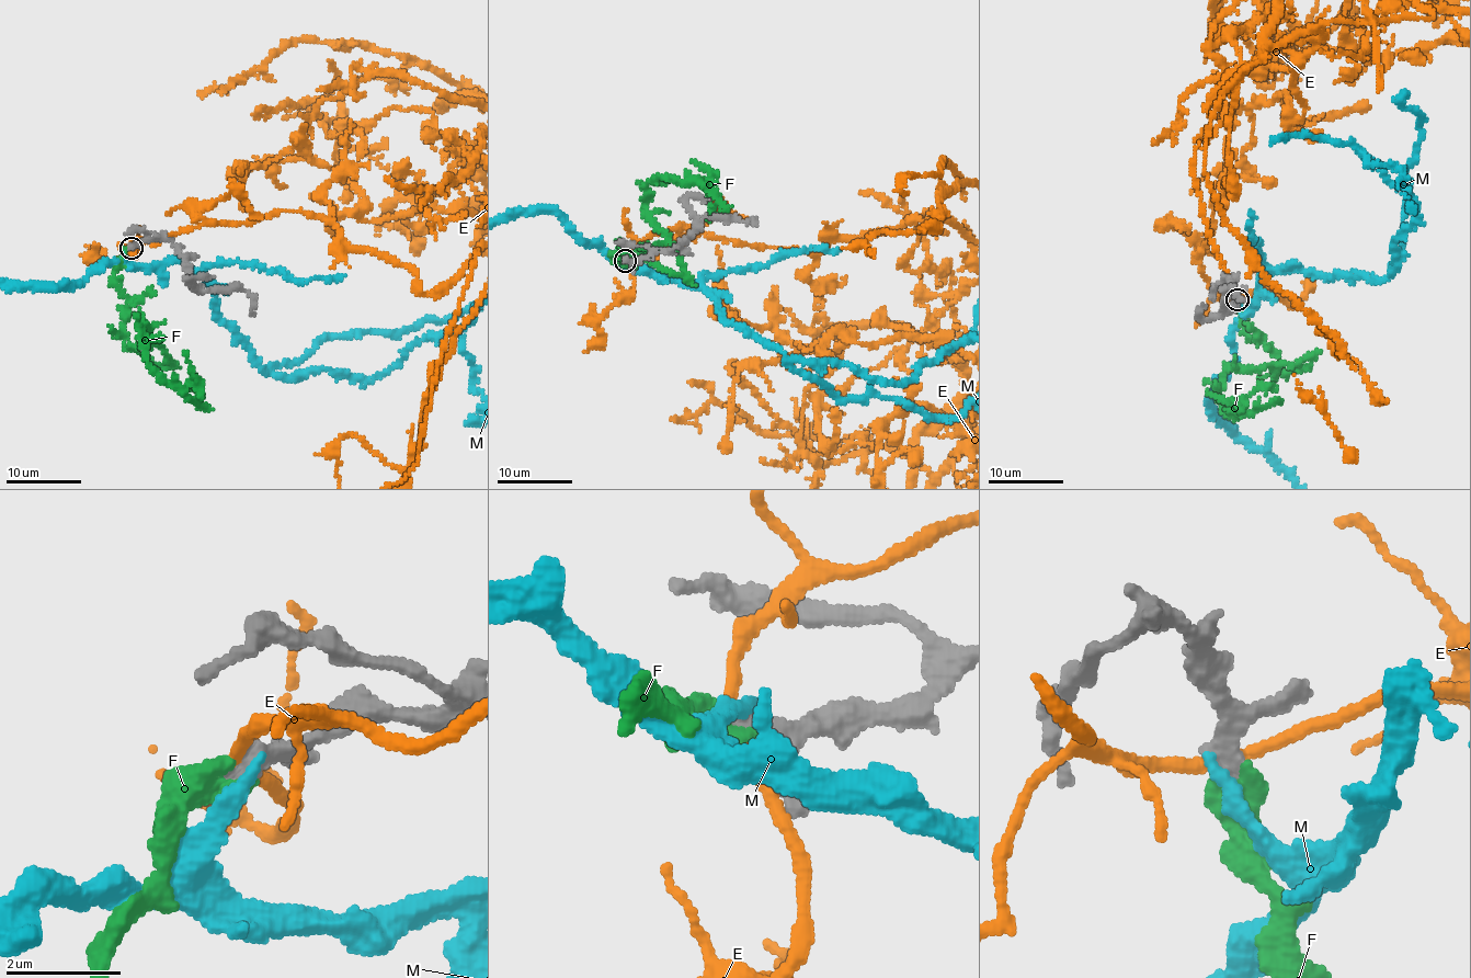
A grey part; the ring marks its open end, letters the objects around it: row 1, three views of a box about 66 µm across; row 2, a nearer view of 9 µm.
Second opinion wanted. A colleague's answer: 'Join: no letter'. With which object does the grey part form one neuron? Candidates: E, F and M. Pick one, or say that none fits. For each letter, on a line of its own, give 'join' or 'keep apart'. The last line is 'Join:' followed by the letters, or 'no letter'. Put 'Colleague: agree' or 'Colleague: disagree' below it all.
E: keep apart
F: join
M: keep apart
Join: F
Colleague: disagree

